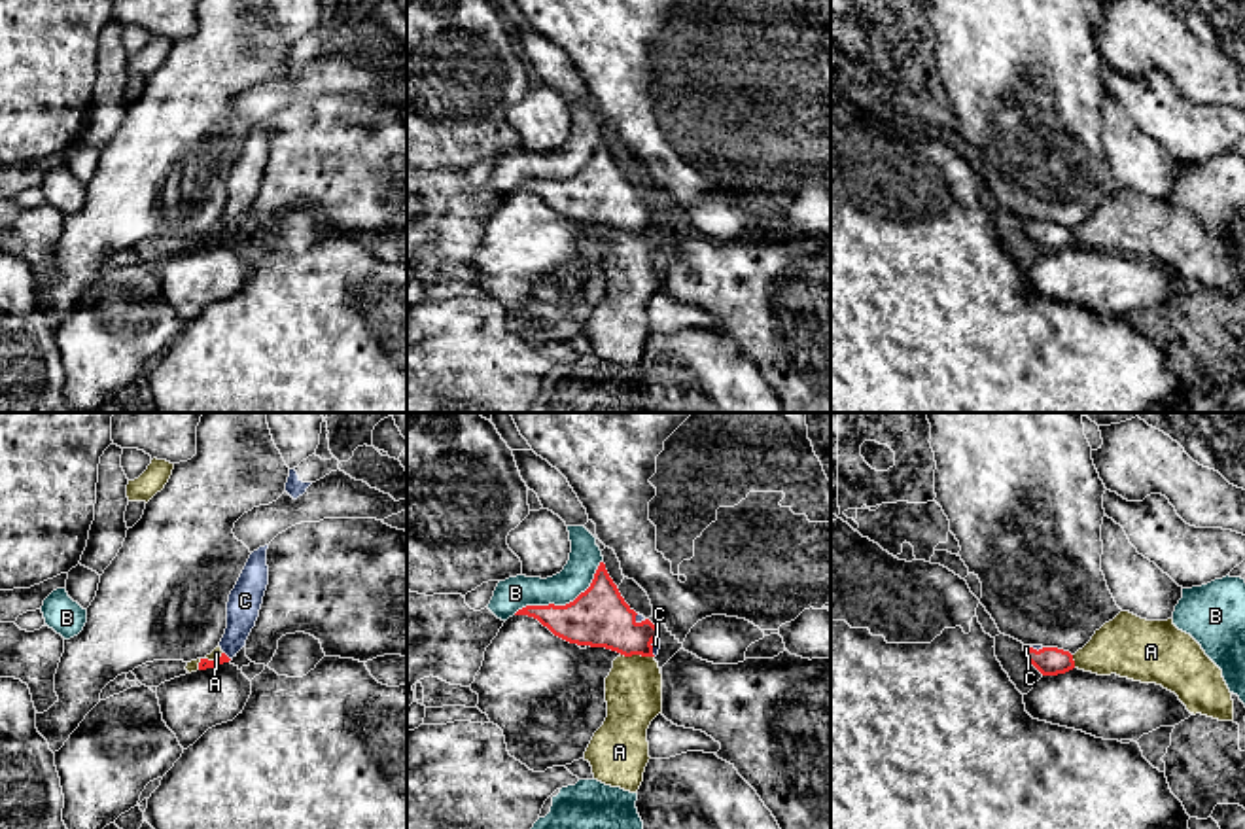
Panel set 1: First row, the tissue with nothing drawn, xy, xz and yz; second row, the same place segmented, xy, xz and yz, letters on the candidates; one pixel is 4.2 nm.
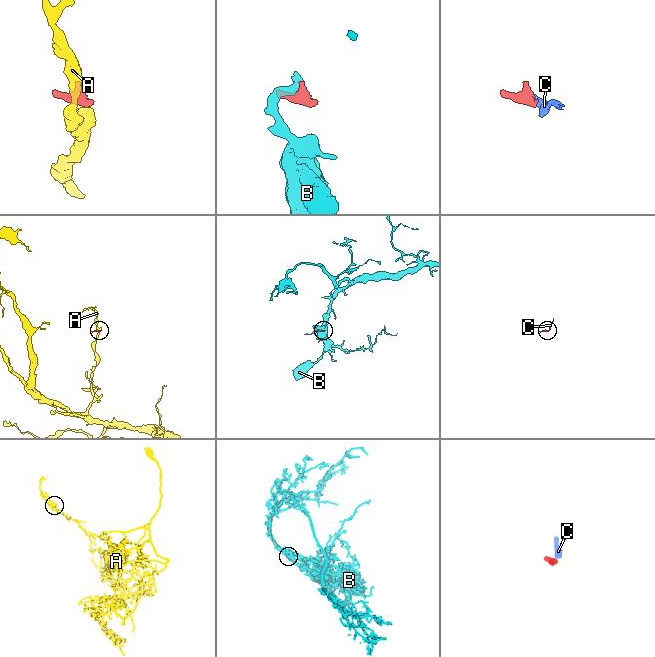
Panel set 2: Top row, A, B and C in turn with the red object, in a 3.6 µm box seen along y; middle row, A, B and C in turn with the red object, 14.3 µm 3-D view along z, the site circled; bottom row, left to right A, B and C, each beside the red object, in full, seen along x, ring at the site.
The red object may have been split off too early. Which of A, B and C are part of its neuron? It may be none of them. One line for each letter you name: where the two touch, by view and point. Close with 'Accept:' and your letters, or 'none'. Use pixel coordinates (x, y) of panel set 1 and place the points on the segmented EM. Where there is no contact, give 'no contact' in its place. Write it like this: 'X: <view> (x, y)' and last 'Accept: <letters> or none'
C: xy (226, 655)
Accept: C

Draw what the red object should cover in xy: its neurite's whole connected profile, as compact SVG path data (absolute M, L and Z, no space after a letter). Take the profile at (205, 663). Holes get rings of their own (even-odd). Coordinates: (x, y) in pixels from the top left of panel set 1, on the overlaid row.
M267 549L254 551L229 594L227 602L227 628L219 642L221 657L218 661L201 659L199 670L214 668L229 662L246 645L246 640L255 626L263 596L269 585Z

